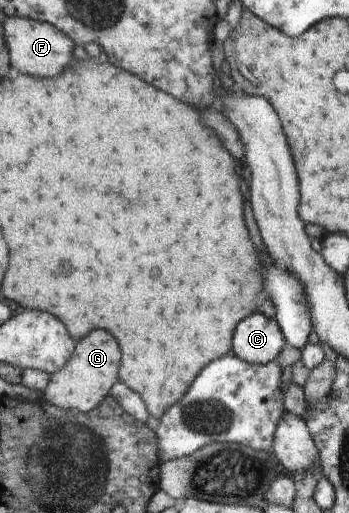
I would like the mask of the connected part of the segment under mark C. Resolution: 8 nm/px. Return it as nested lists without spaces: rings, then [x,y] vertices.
[[[260,311],[250,314],[234,329],[234,354],[247,362],[265,364],[277,361],[284,347],[285,334],[277,321],[266,319]]]

